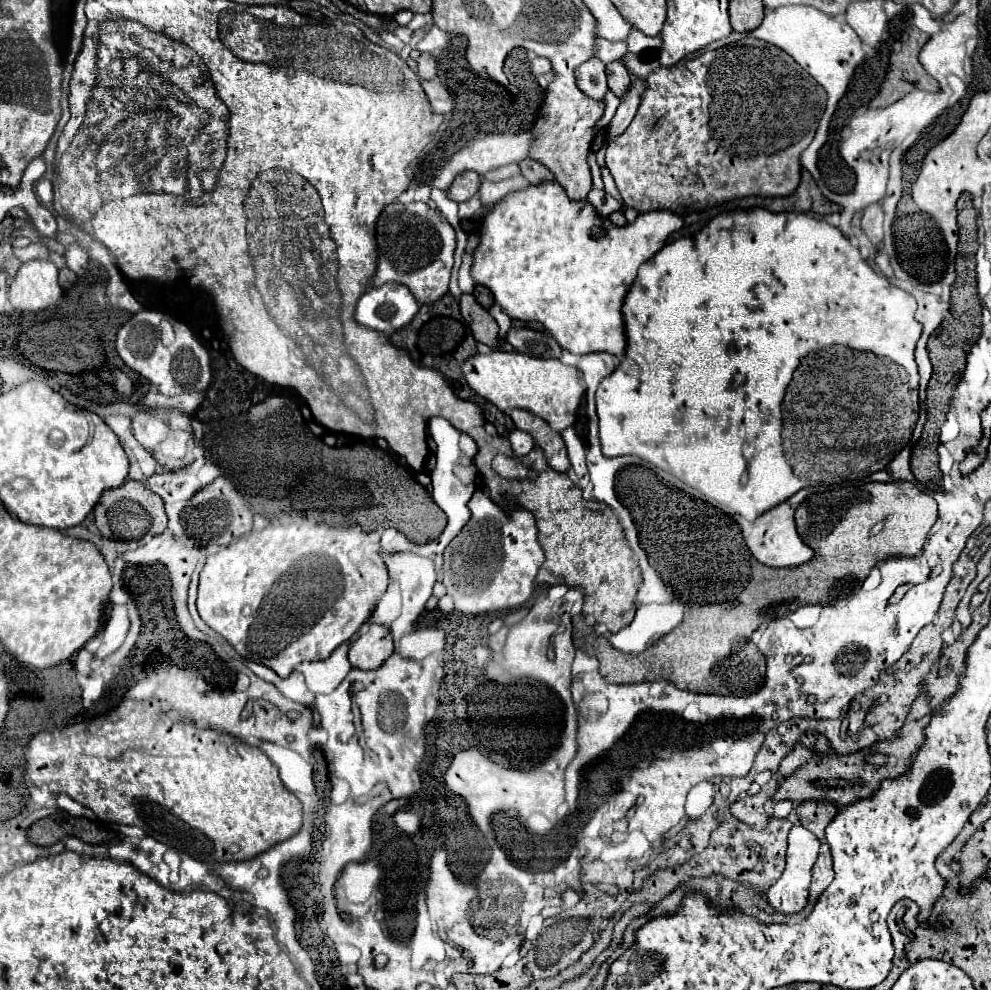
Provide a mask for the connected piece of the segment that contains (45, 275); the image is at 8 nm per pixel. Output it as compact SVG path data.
M30 260L20 266L14 282L10 284L8 300L20 312L38 312L56 304L63 294L63 288L58 284L58 268L48 260Z

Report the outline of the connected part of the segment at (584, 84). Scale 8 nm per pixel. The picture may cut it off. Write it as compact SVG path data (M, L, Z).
M590 58L582 66L578 66L576 78L578 78L578 88L594 100L602 100L604 94L608 92L606 64L600 58Z

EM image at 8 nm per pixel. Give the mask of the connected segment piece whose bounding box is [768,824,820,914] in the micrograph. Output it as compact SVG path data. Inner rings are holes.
M794 824L788 834L788 860L786 870L780 880L768 890L770 904L784 912L792 914L806 906L808 888L810 888L810 870L818 858L818 838L808 832L804 826Z

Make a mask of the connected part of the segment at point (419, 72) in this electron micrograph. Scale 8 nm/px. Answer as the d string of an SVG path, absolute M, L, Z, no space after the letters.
M422 52L416 60L416 76L420 80L432 80L436 76L436 60L430 54Z

